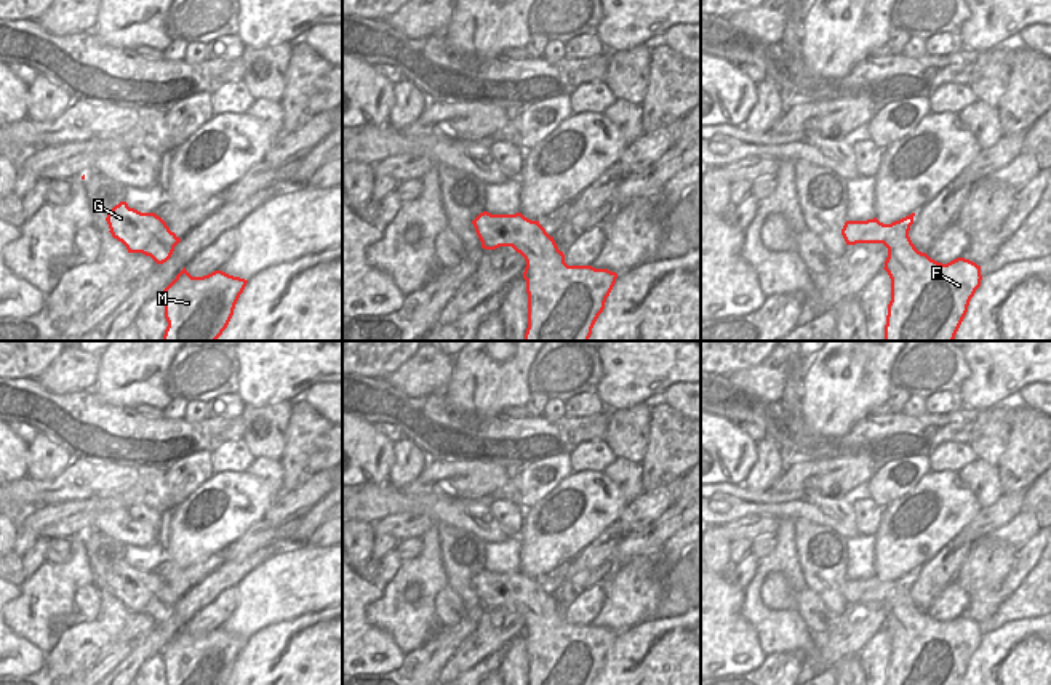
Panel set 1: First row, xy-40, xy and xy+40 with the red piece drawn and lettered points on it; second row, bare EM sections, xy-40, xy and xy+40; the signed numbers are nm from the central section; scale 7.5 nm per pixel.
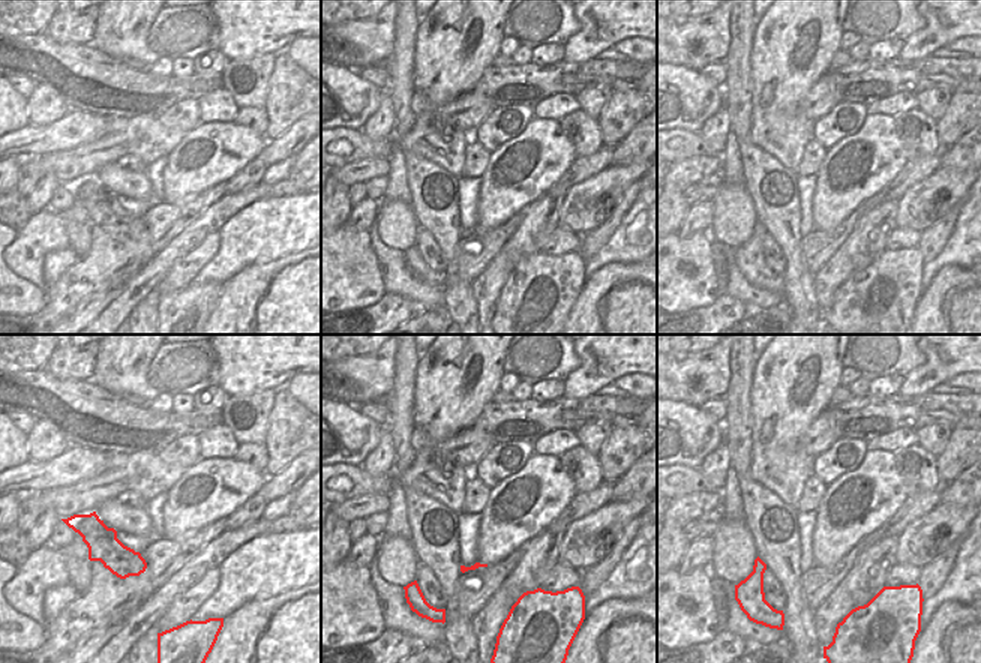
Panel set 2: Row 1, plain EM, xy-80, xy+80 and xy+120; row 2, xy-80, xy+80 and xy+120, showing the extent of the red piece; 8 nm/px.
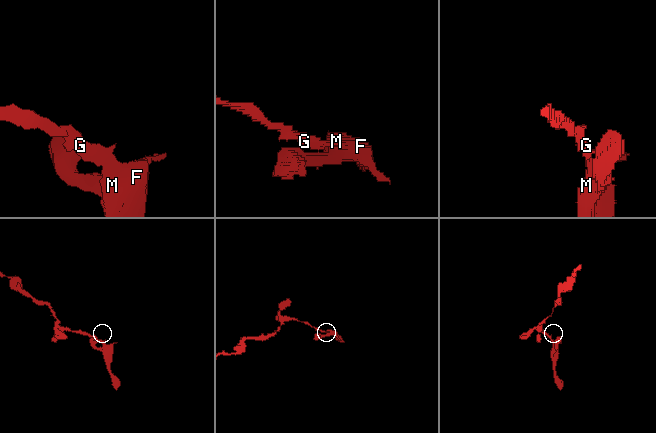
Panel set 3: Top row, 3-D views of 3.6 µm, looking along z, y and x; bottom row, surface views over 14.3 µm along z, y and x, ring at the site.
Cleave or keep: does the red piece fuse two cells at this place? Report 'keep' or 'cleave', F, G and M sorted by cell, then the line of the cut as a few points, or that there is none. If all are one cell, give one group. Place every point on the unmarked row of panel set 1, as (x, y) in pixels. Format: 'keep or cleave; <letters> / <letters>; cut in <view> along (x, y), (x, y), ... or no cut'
keep; F G M; no cut

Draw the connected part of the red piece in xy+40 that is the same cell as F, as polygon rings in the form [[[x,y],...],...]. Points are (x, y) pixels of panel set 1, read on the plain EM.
[[[915,571],[891,583],[883,583],[877,576],[846,579],[841,594],[846,603],[883,602],[888,607],[883,627],[891,637],[891,659],[885,685],[960,685],[971,656],[981,645],[981,624],[965,616],[942,623],[918,610],[909,595],[913,575]]]

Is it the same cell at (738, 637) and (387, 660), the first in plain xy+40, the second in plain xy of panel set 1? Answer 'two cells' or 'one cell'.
one cell

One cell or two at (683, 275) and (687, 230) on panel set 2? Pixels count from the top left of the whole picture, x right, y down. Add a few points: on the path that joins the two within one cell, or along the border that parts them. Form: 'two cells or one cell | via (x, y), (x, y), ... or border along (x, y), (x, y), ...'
two cells | border along (708, 230), (687, 237), (677, 234)

